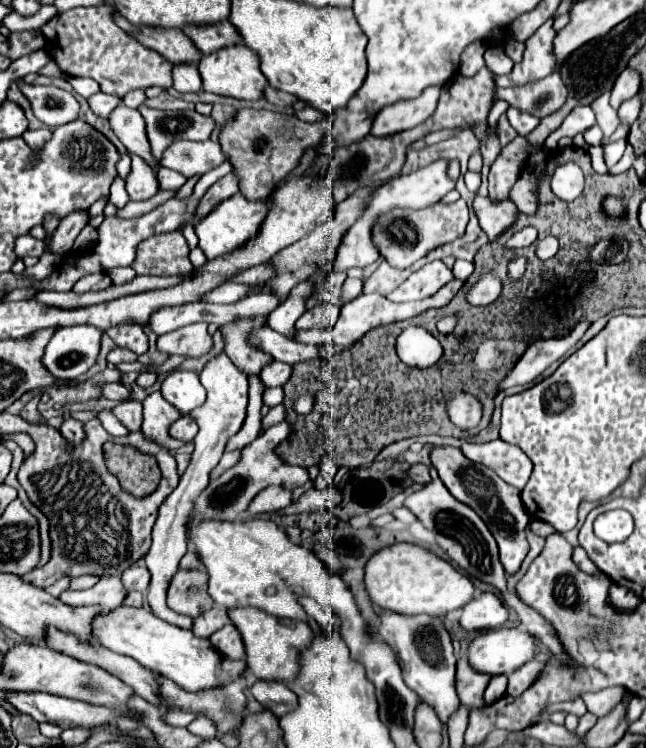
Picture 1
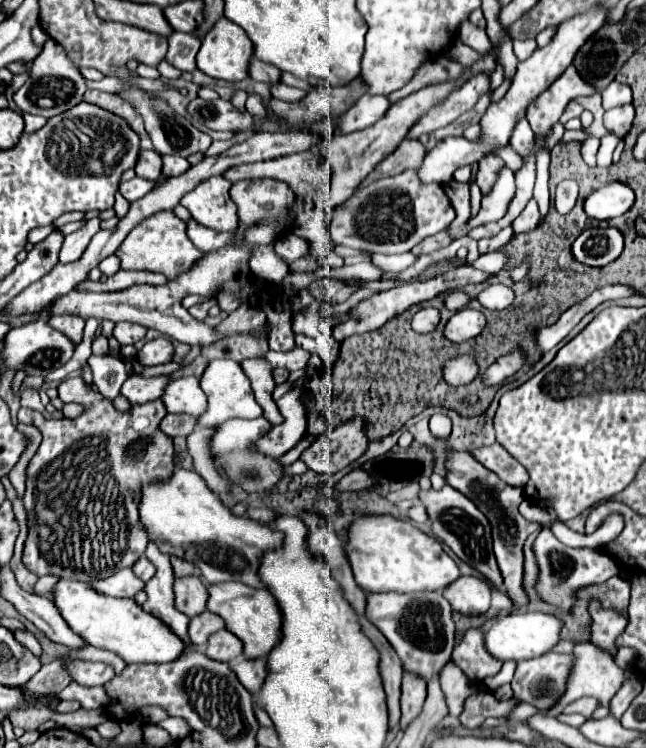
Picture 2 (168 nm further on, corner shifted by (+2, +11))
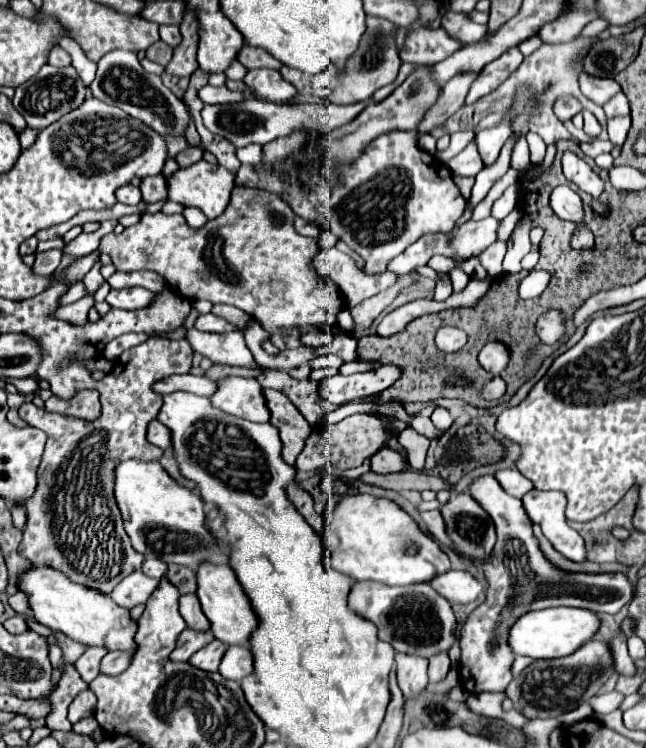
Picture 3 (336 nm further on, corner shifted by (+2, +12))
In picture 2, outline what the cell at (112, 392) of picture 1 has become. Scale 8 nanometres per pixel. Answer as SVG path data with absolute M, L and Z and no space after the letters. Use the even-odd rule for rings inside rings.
M128 377L120 389L120 395L124 395L130 403L148 403L162 397L164 385L168 383L168 377Z

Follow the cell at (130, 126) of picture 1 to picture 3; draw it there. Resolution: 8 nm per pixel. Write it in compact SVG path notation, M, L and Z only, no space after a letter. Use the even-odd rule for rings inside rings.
M162 174L142 178L140 190L142 190L142 202L144 204L154 204L158 200L166 200L166 180Z

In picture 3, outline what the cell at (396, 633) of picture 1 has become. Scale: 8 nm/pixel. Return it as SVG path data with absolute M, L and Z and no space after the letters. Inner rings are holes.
M354 582L348 604L358 616L374 622L378 628L378 638L390 642L396 652L430 658L442 650L450 650L456 642L456 618L452 614L452 606L432 586L410 584L392 588L376 582Z

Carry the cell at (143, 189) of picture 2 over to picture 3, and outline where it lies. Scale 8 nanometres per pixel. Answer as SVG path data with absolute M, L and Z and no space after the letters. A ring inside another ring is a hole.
M132 184L120 186L120 188L116 190L116 200L122 202L122 204L134 206L134 204L140 202L140 188L136 188L136 186L132 186Z

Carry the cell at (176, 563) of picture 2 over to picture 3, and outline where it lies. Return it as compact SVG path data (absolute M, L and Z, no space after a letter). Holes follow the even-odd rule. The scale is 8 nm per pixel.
M170 564L168 572L166 572L166 578L178 588L178 592L182 596L196 592L196 570L192 570L192 568Z

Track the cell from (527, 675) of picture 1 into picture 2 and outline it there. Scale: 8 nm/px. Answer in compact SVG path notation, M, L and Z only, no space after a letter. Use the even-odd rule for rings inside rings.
M554 651L520 661L512 679L514 697L536 705L540 711L550 709L560 699L560 693L564 693L570 663L570 655Z

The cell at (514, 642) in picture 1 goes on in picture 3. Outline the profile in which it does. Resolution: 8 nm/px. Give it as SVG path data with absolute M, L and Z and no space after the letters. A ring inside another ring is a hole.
M544 608L538 612L528 612L524 614L510 630L510 646L514 650L514 654L520 656L530 656L530 658L562 658L568 656L572 652L576 652L576 648L584 646L584 642L588 642L600 628L600 618L596 614L592 614L590 610L584 608Z

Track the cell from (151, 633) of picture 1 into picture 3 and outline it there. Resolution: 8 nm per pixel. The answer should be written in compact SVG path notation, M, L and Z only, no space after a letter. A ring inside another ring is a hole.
M28 568L18 576L18 590L28 596L30 610L36 622L66 634L68 638L86 646L104 646L108 650L136 650L134 634L136 622L130 618L128 610L118 606L110 596L80 586L68 580L62 572L54 568Z

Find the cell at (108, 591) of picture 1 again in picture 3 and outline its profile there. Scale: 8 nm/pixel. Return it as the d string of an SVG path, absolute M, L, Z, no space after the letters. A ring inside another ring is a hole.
M136 570L114 588L112 600L116 600L116 604L124 606L126 610L132 610L138 604L146 604L146 600L158 588L158 584L160 584L160 580L148 578L140 570Z

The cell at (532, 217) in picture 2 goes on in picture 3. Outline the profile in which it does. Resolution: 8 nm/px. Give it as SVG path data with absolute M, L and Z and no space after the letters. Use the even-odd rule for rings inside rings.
M524 216L508 240L508 252L504 258L504 272L506 274L516 274L522 270L520 262L532 248L530 238L528 238L528 230L530 230L530 220Z

